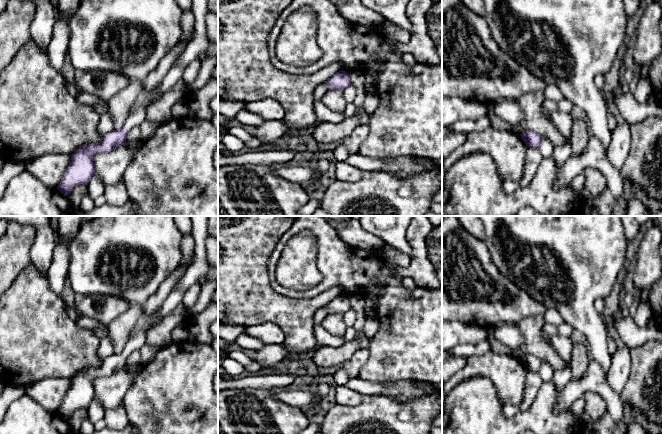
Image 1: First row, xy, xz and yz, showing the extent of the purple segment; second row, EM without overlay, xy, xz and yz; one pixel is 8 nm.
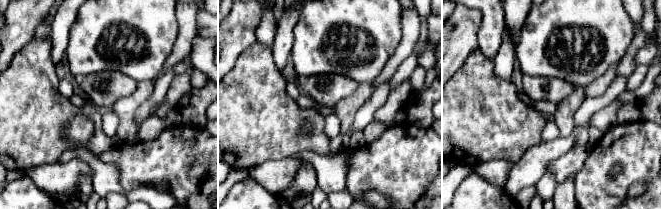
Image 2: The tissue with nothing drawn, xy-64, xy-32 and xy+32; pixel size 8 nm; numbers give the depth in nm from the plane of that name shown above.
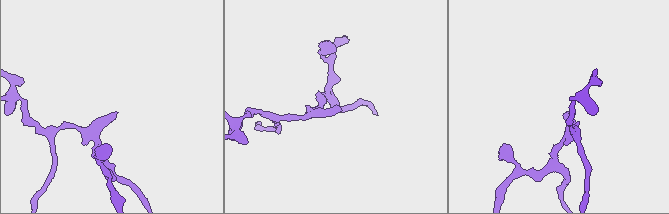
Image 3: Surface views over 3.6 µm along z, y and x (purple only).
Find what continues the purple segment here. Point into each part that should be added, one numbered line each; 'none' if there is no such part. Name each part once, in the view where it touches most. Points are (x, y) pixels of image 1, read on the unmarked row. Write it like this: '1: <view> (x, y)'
1: xy (139, 339)

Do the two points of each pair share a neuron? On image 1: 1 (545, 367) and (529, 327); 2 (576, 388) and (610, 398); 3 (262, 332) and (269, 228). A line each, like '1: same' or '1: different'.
1: different
2: same
3: different

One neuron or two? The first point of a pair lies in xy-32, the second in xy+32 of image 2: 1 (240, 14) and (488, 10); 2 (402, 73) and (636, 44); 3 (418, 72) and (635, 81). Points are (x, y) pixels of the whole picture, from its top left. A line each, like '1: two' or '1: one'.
1: two
2: two
3: one

